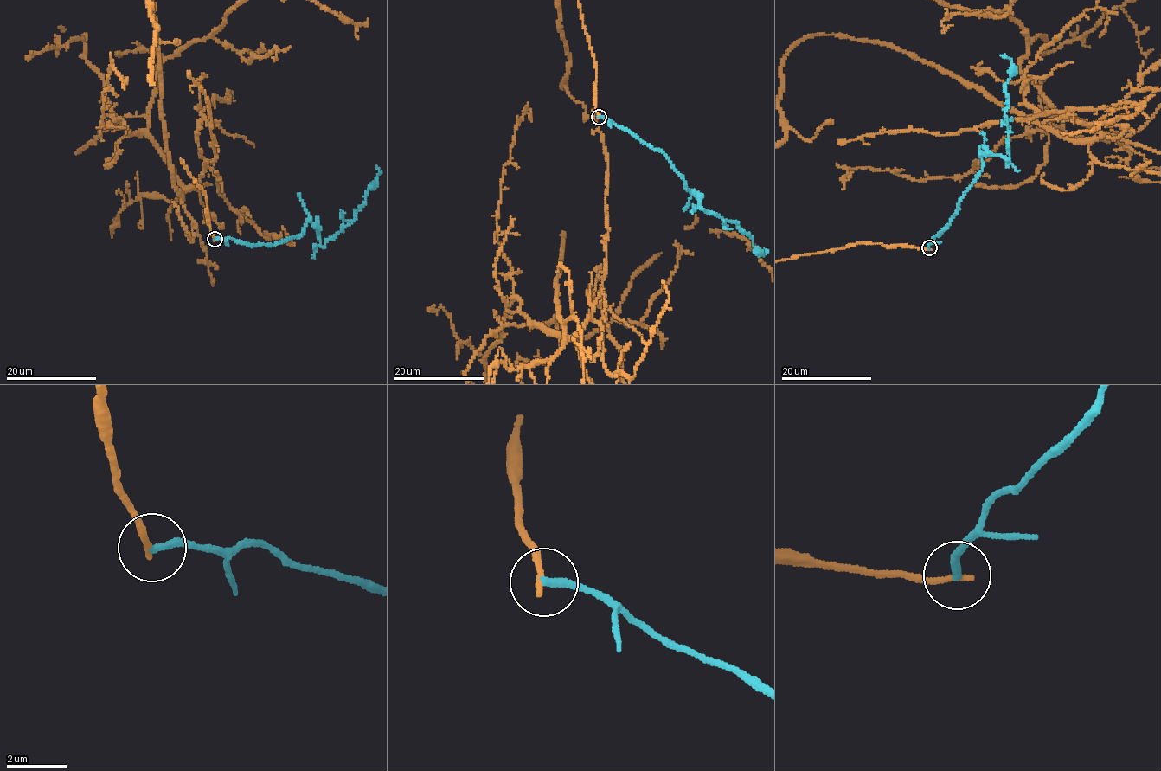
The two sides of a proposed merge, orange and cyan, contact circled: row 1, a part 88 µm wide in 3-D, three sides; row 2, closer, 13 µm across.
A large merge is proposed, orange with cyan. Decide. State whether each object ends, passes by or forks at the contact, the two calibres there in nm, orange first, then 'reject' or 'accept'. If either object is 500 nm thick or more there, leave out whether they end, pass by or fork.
orange ends there; cyan ends there; 240 nm thick on the orange side, 240 nm on the other; reject

